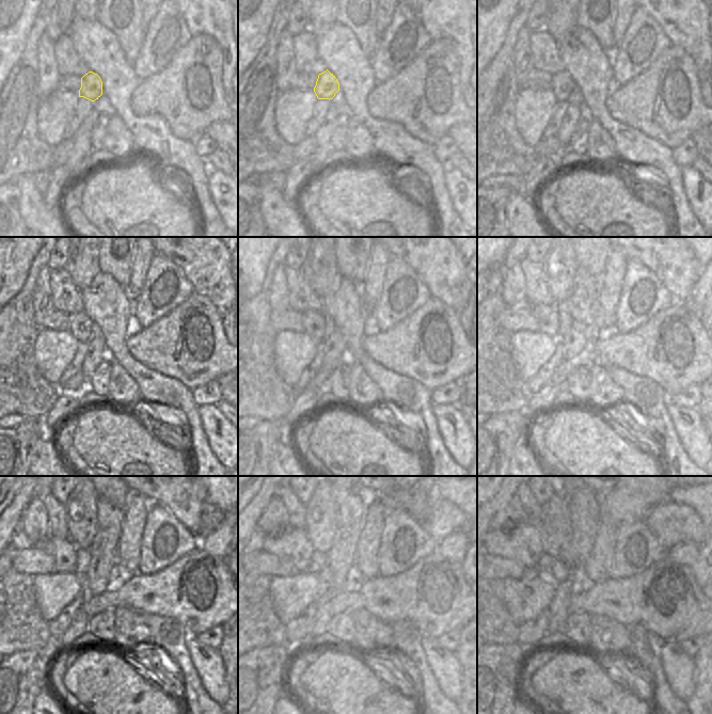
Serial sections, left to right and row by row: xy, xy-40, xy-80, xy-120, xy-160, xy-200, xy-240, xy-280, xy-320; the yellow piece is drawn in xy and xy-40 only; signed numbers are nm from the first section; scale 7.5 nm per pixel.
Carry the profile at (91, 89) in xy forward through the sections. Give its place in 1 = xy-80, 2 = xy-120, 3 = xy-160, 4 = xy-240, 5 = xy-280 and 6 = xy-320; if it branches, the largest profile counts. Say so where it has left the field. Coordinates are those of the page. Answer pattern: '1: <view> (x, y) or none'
1: xy-80 (562, 84)
2: xy-120 (79, 324)
3: xy-160 (313, 320)
4: xy-240 (64, 552)
5: xy-280 (294, 544)
6: xy-320 (523, 542)

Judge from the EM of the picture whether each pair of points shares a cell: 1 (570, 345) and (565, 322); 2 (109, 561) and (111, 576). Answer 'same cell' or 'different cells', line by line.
1: different cells
2: same cell

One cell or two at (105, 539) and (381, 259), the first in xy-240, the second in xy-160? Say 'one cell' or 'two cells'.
two cells

